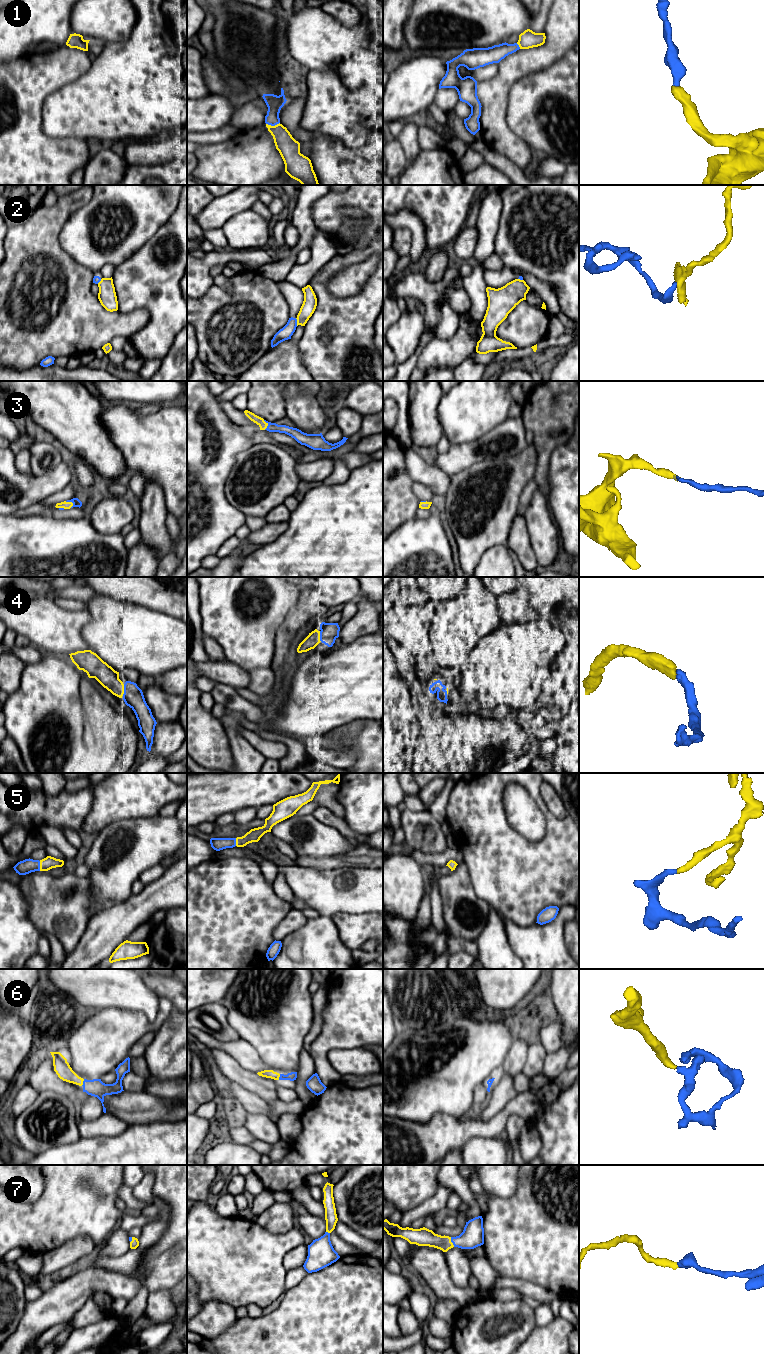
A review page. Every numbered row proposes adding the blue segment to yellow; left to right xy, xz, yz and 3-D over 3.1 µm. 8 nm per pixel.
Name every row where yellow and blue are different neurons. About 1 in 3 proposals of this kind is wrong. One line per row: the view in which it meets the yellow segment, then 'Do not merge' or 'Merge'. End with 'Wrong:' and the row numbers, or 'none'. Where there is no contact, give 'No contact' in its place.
1: Touches yellow in xz. Merge
2: Touches yellow in xz. Do not merge
3: Touches yellow in xy. Merge
4: Touches yellow in xy. Merge
5: Touches yellow in xy. Merge
6: Touches yellow in xy. Merge
7: Touches yellow in yz. Merge
Wrong: 2

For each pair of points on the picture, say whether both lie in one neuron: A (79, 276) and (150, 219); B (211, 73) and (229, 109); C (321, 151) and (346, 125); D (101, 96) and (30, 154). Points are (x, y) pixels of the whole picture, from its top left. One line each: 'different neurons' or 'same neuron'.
A: different neurons
B: different neurons
C: different neurons
D: different neurons

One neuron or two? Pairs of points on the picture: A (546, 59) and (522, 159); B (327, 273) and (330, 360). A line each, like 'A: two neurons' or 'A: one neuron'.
A: one neuron
B: one neuron

